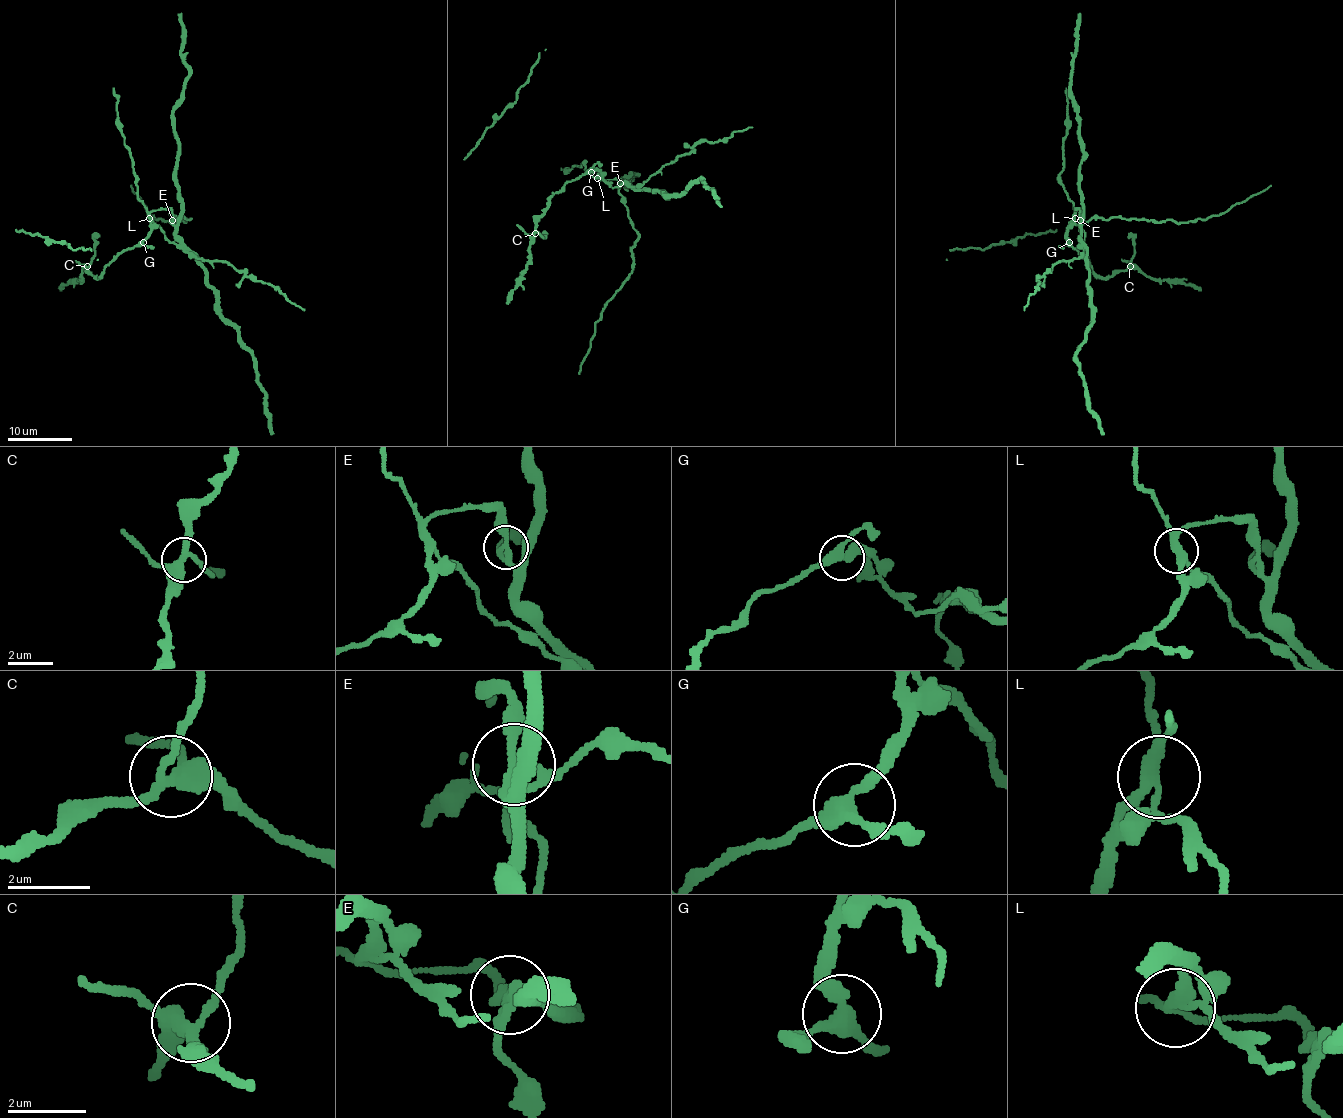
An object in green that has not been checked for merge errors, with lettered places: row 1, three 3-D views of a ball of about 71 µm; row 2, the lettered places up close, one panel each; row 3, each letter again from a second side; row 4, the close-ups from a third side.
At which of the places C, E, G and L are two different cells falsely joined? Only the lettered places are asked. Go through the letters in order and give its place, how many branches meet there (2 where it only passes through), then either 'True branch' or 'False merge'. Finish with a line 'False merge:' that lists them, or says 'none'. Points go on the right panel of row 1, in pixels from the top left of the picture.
C: Place: (1130, 266). Branches: 4. True branch
E: Place: (1080, 220). Branches: 3. False merge
G: Place: (1069, 242). Branches: 3. True branch
L: Place: (1075, 218). Branches: 4. False merge
False merge: E, L

